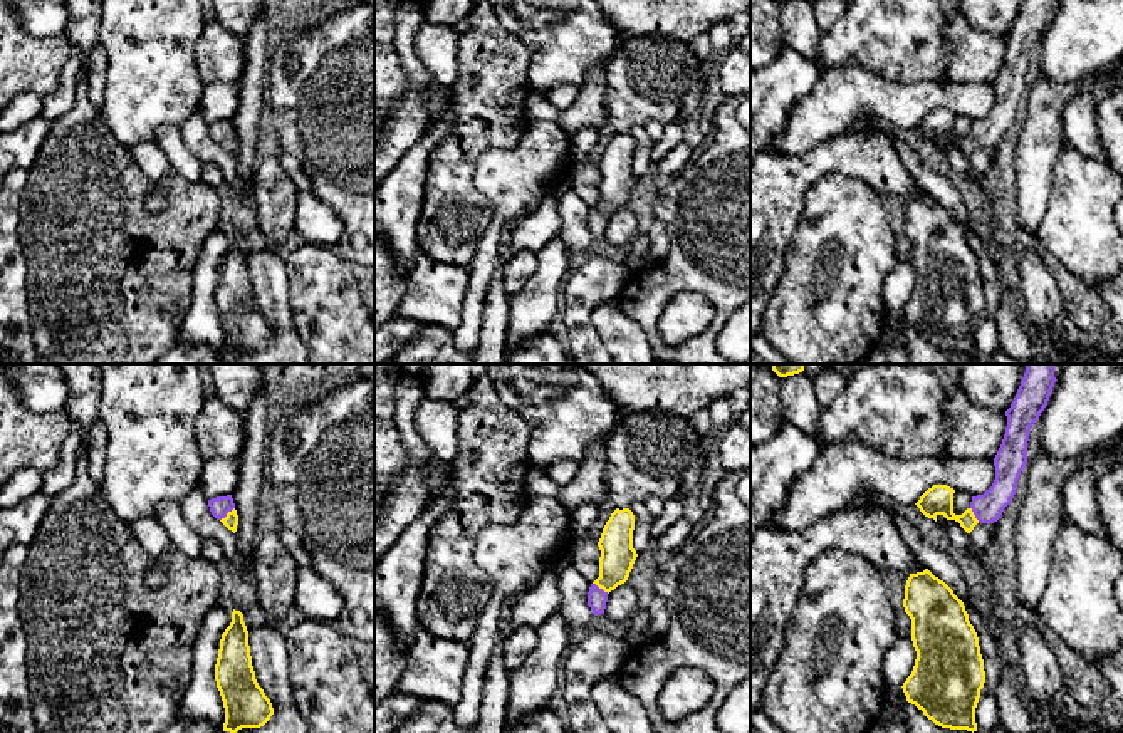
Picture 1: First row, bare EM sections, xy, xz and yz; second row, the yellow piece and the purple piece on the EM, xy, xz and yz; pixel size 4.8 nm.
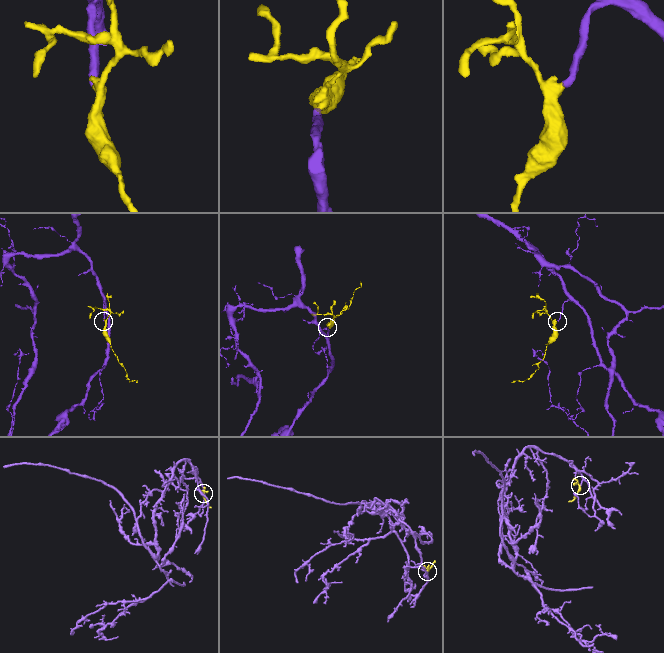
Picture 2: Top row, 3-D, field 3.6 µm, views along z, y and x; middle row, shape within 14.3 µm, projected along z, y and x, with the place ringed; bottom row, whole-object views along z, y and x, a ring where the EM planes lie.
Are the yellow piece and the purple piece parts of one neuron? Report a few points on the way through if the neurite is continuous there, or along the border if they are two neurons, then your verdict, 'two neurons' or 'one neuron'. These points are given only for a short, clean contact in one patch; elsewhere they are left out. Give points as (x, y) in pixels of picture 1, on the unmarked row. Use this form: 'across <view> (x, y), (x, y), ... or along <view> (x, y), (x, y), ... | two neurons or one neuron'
across xy (230, 145), (227, 138), (220, 129) | one neuron

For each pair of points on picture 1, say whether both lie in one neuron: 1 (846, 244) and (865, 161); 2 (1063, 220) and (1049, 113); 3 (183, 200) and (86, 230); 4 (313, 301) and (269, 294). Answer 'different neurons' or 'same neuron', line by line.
1: different neurons
2: different neurons
3: same neuron
4: different neurons

